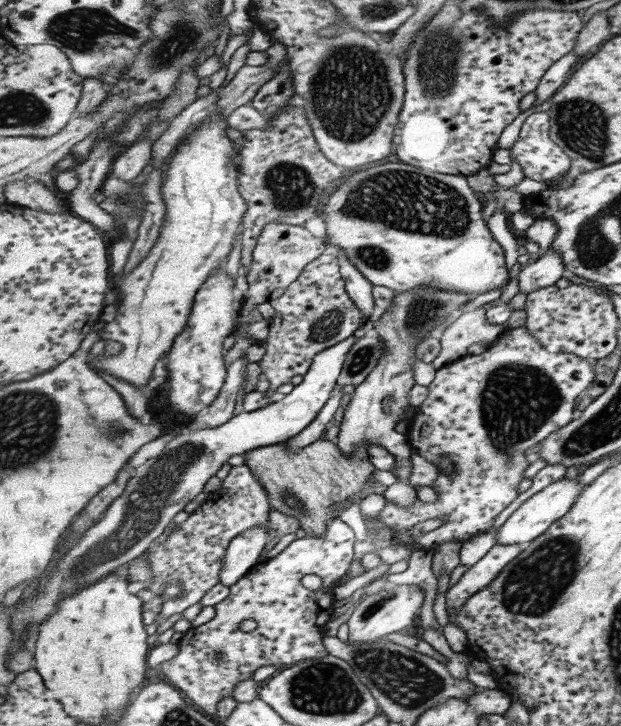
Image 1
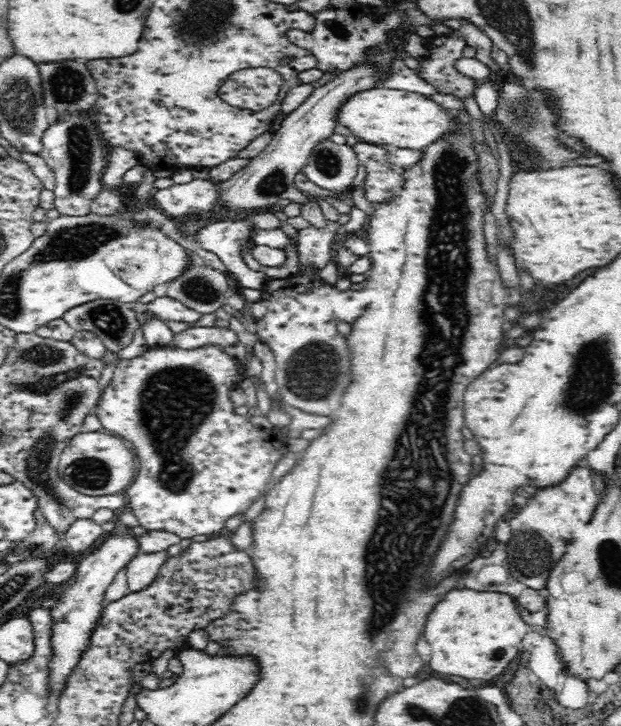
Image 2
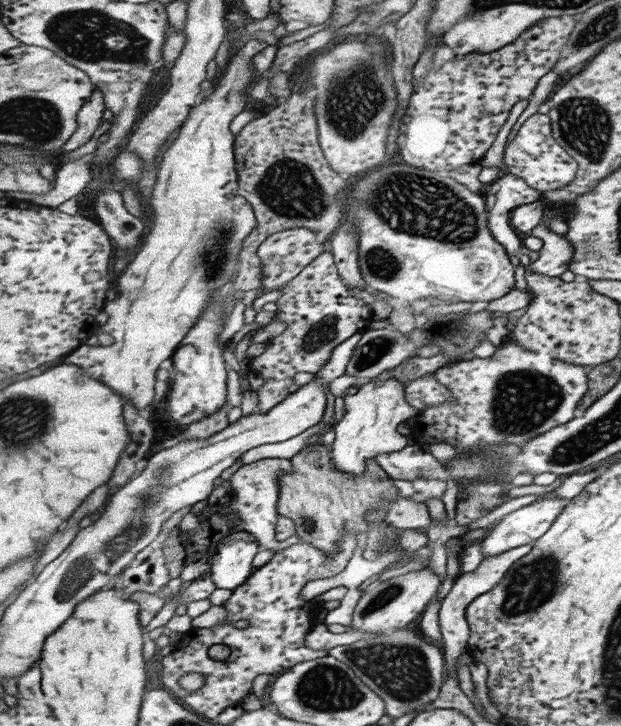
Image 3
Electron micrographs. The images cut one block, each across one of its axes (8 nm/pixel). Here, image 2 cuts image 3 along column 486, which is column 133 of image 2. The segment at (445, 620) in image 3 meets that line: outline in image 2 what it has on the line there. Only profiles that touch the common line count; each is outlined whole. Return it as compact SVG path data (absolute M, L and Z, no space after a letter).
M167 551L136 556L125 568L129 592L148 589L156 581L159 570L168 557Z

